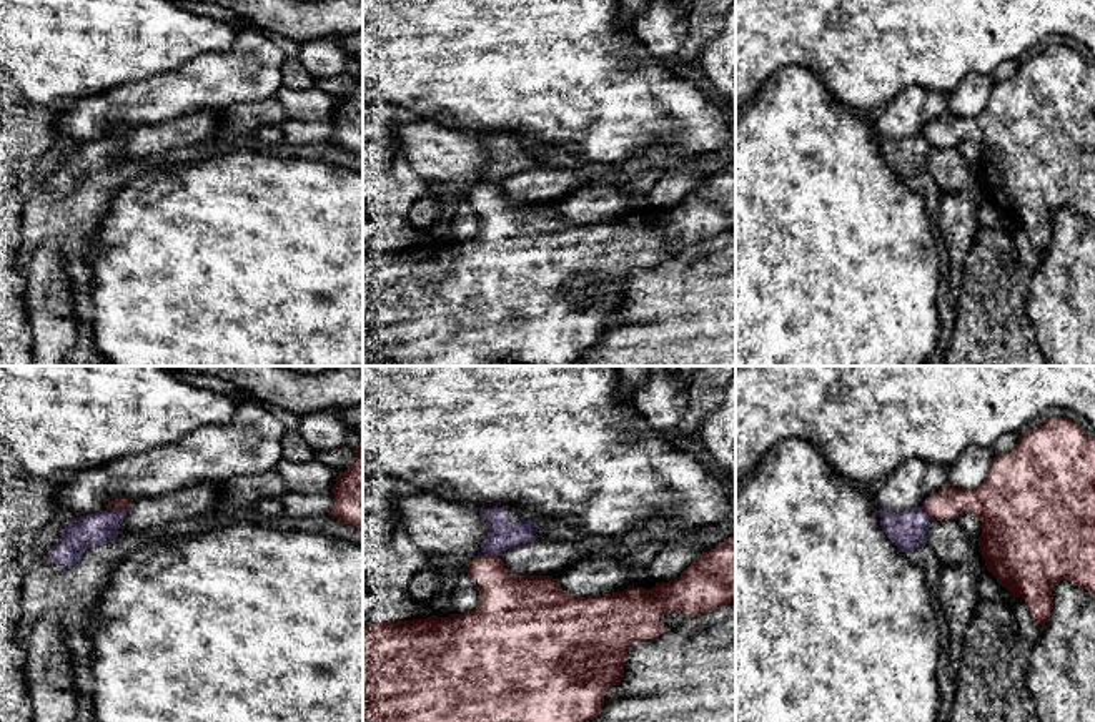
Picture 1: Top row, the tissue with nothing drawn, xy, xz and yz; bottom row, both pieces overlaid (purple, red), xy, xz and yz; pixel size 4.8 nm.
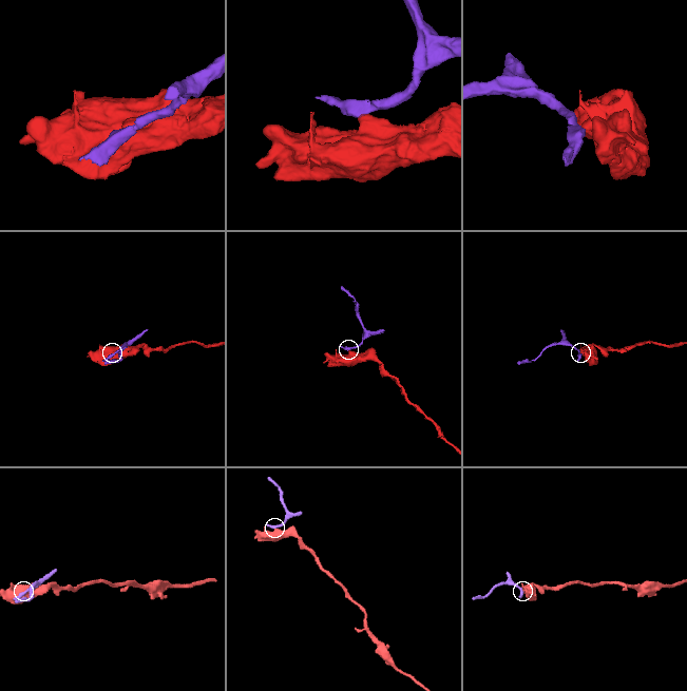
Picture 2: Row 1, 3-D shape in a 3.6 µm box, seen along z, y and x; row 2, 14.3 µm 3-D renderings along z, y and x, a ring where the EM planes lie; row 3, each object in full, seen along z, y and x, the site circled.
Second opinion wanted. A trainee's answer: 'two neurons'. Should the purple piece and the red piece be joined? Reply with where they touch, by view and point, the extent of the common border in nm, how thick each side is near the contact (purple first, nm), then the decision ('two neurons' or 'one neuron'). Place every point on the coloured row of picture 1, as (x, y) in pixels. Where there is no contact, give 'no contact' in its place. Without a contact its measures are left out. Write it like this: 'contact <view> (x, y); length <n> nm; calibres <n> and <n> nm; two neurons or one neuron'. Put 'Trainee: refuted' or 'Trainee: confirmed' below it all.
contact xy (117, 509); length 100 nm; calibres 150 and 50 nm; two neurons
Trainee: confirmed

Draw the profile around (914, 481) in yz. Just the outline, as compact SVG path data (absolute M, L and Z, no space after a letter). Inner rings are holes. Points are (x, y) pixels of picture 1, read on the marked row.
M907 459L884 481L874 502L879 511L905 512L922 507L947 484L945 467L922 459Z

